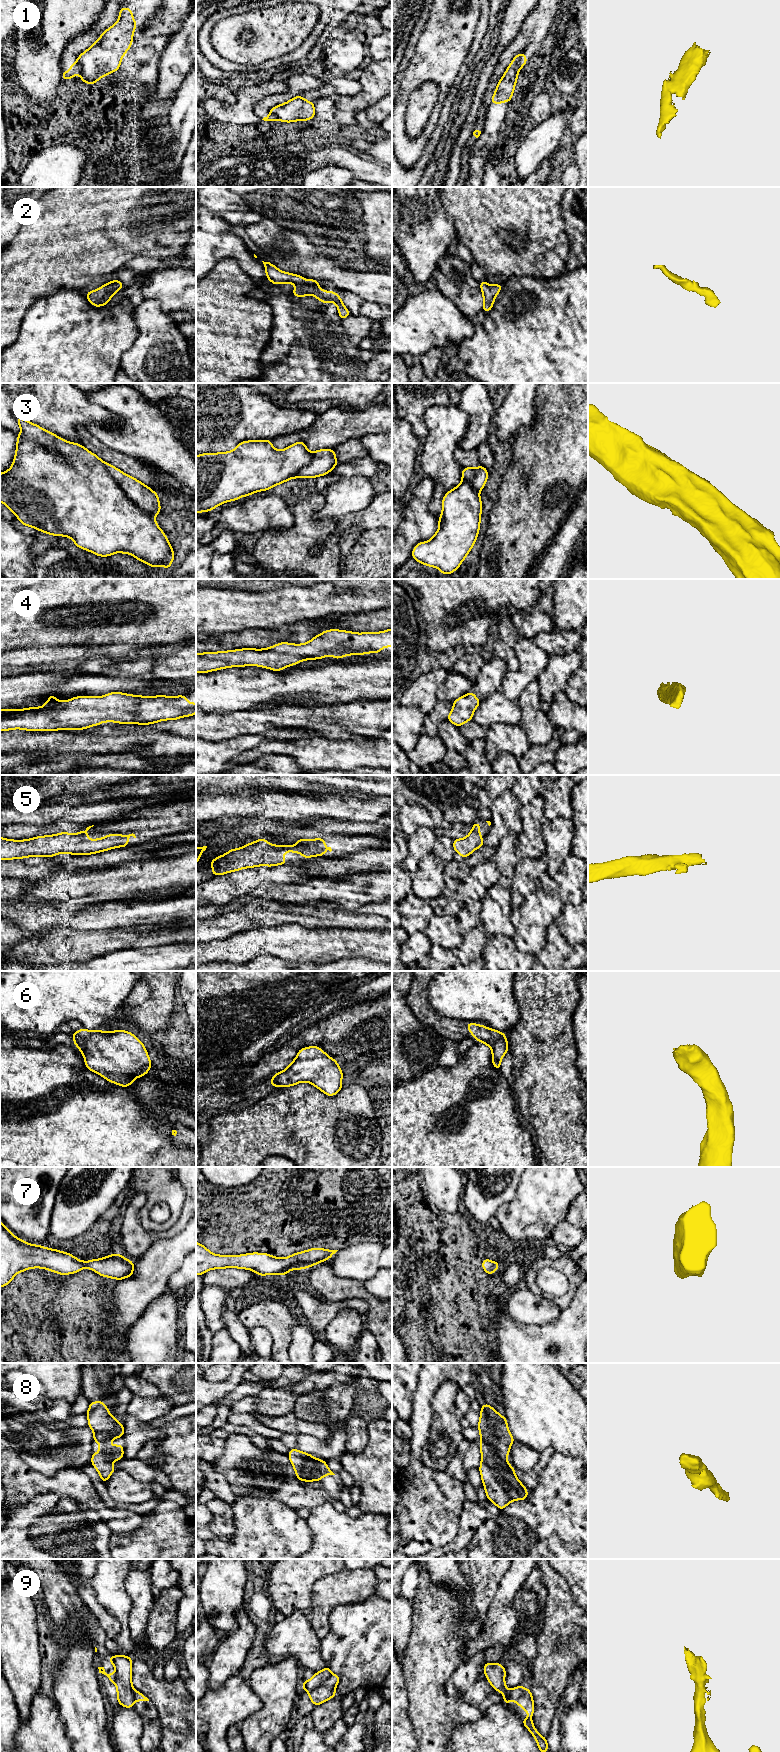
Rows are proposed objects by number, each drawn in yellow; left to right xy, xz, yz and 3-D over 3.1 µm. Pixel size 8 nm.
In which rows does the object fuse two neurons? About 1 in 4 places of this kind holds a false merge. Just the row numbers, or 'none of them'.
1, 3, 9

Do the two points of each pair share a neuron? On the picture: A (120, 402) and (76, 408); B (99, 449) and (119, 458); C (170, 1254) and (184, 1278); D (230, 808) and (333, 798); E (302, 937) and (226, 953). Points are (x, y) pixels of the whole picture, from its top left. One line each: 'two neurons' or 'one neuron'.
A: two neurons
B: one neuron
C: two neurons
D: one neuron
E: one neuron

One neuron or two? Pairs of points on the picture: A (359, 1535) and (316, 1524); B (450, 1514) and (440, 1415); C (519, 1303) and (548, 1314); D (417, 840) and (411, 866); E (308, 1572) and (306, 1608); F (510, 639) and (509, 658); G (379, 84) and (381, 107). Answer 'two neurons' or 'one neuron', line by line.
A: one neuron
B: two neurons
C: one neuron
D: one neuron
E: one neuron
F: one neuron
G: two neurons

